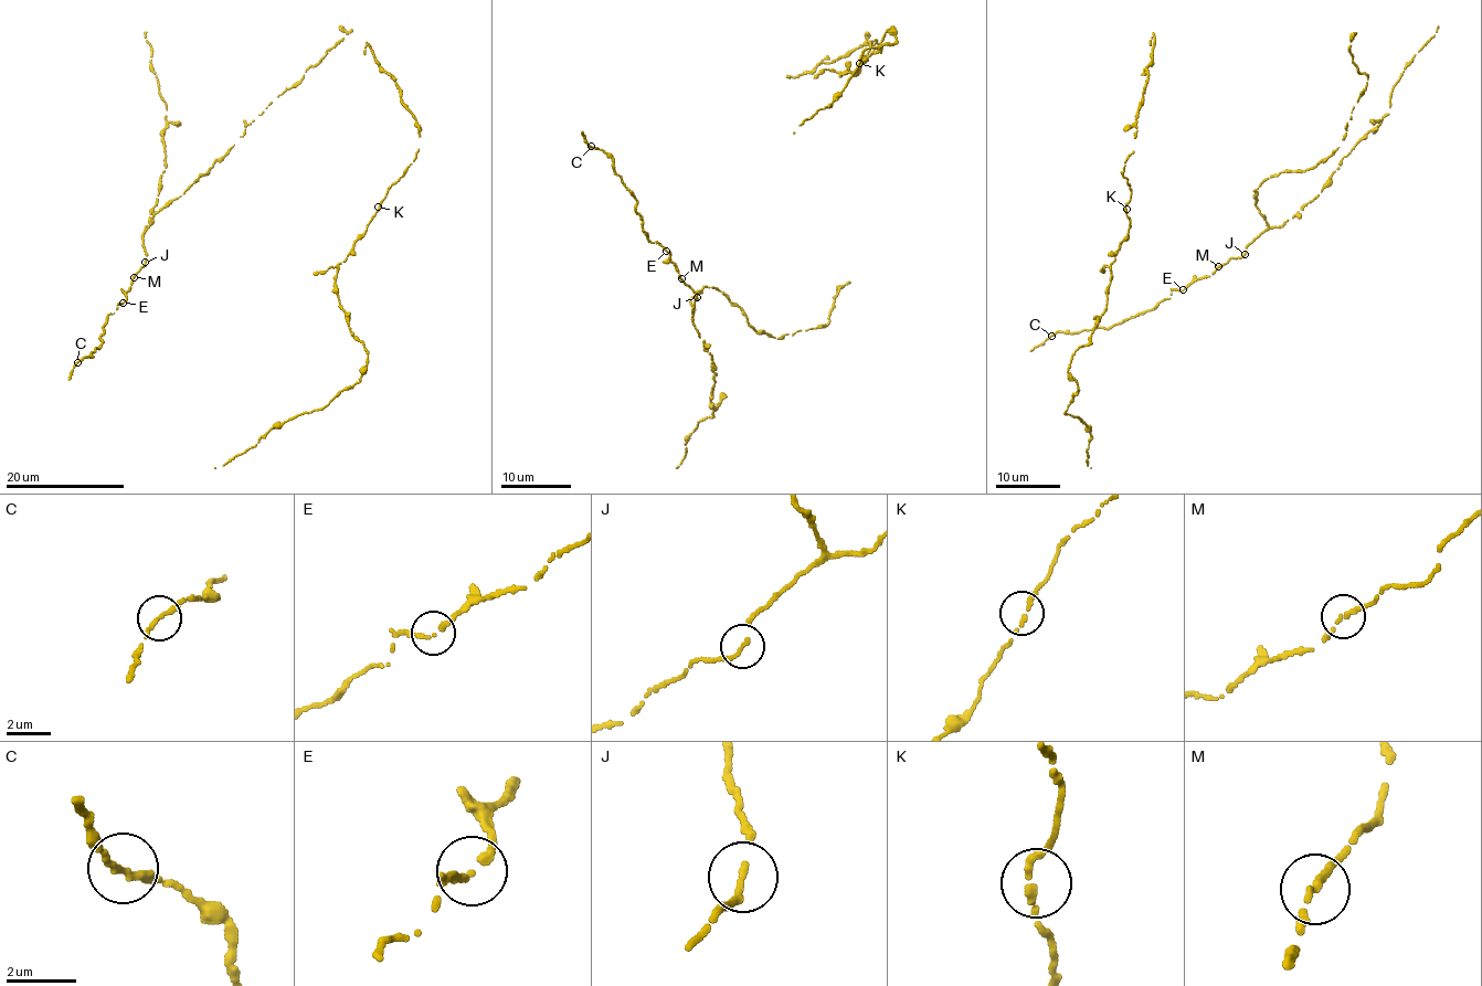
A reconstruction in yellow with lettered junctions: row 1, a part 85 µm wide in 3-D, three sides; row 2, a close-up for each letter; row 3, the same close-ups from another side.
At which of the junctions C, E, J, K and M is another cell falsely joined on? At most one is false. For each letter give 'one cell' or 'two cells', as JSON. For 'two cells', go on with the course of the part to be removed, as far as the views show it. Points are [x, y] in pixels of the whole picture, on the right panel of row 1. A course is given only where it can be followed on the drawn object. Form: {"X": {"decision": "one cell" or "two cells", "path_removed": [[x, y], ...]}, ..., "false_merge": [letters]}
{"C": {"decision": "one cell"}, "E": {"decision": "one cell"}, "J": {"decision": "one cell"}, "K": {"decision": "one cell"}, "M": {"decision": "one cell"}, "false_merge": []}

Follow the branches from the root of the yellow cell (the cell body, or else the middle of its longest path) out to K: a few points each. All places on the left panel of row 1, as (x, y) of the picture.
K: (347, 388), (359, 380), (368, 353), (349, 327), (335, 278), (337, 266), (378, 207)

